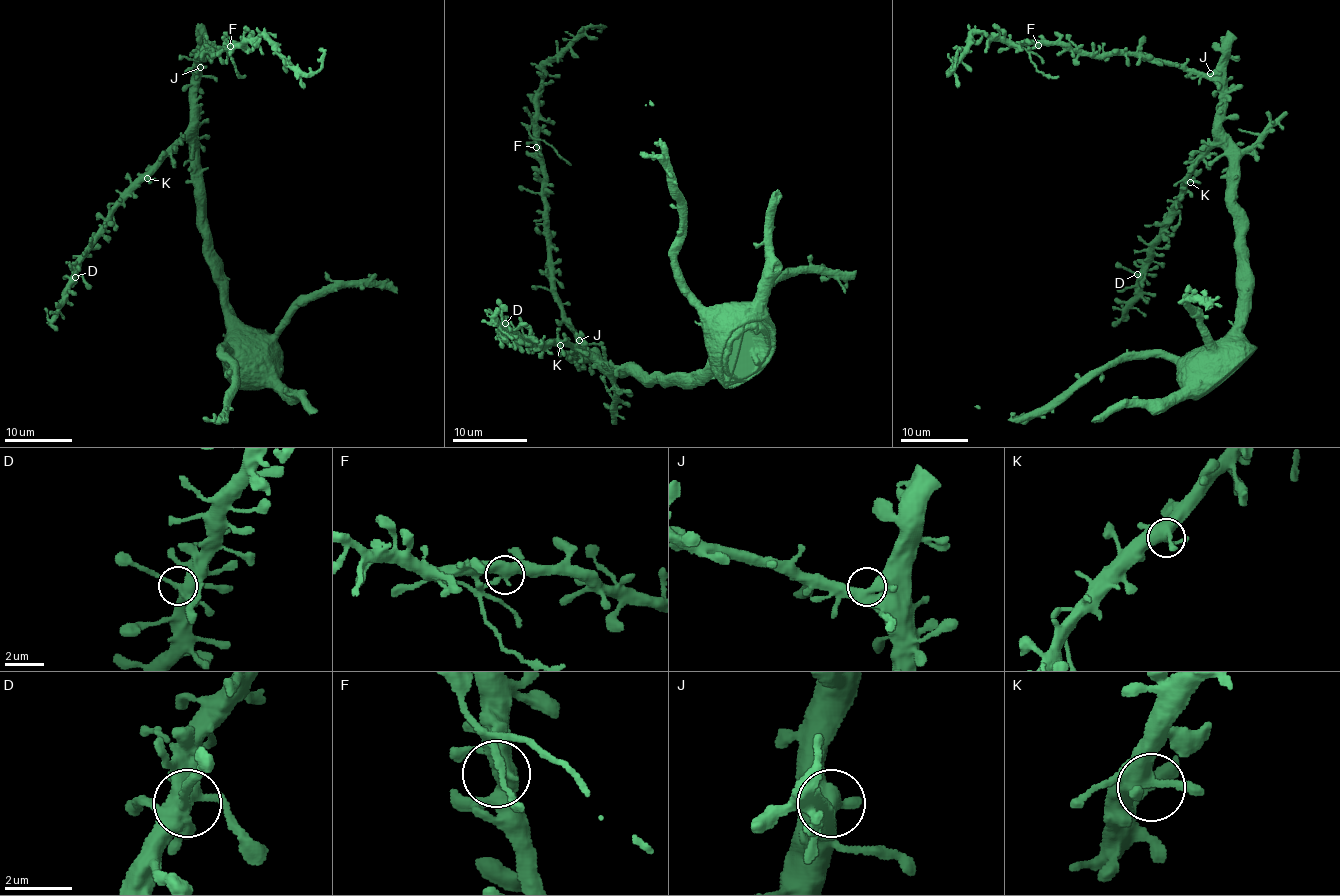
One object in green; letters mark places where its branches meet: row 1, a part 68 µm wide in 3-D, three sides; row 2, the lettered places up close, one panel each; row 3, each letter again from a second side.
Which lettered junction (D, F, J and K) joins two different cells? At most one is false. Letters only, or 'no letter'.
F

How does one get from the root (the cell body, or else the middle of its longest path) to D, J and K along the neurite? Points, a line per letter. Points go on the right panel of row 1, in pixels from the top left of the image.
D: (1207, 369), (1207, 357), (1233, 326), (1240, 291), (1235, 164), (1220, 147), (1193, 167), (1172, 222), (1137, 274)
J: (1207, 369), (1207, 357), (1235, 321), (1241, 273), (1234, 151), (1222, 130), (1221, 90), (1210, 73)
K: (1207, 369), (1207, 357), (1233, 326), (1240, 291), (1233, 157), (1220, 147), (1207, 151), (1193, 169), (1190, 182)

